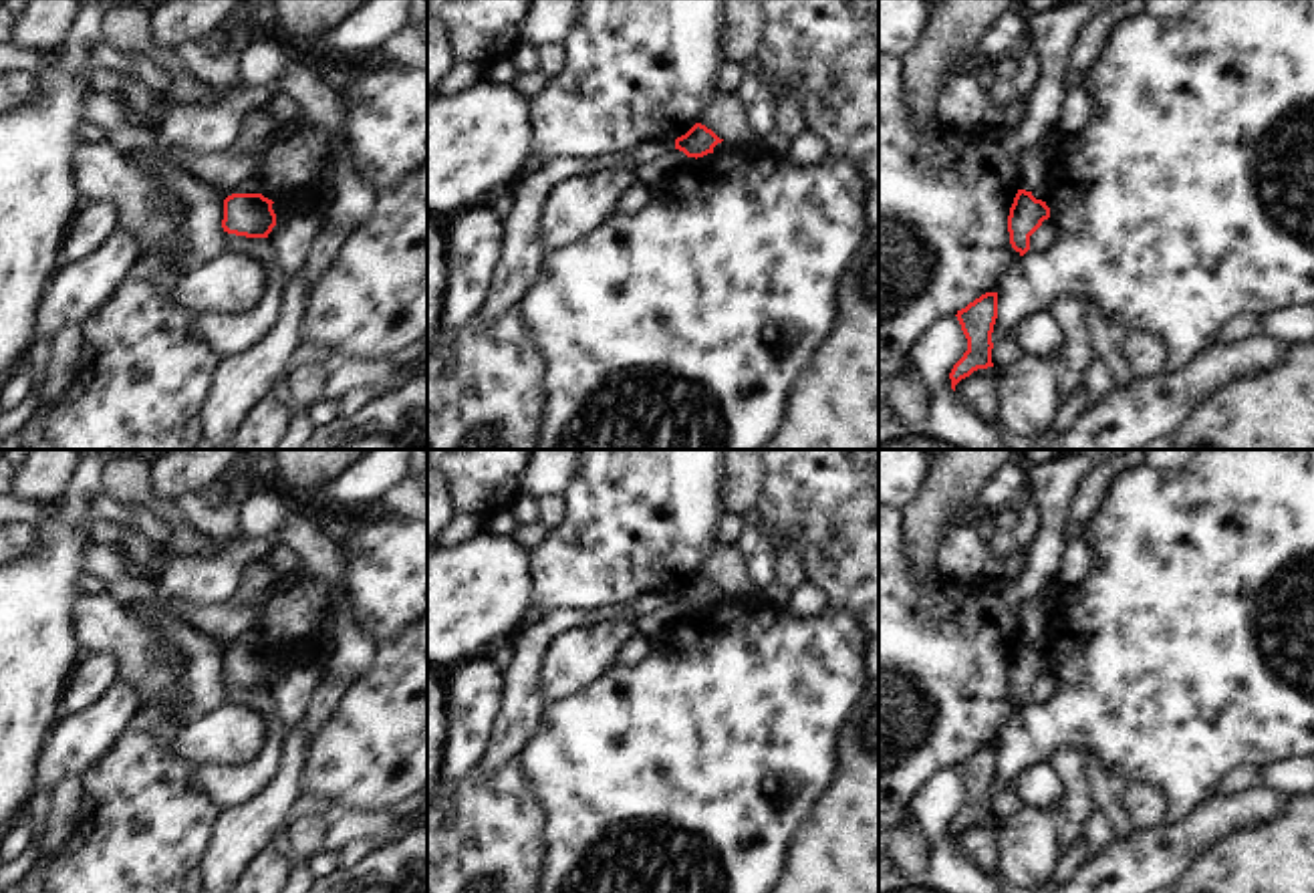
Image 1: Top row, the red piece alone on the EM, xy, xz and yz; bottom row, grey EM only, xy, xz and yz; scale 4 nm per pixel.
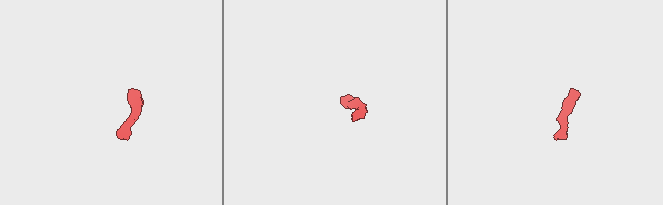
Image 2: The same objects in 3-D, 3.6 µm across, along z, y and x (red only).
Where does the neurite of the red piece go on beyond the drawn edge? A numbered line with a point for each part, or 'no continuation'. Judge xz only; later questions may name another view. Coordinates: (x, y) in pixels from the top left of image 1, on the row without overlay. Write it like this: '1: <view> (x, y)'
no continuation

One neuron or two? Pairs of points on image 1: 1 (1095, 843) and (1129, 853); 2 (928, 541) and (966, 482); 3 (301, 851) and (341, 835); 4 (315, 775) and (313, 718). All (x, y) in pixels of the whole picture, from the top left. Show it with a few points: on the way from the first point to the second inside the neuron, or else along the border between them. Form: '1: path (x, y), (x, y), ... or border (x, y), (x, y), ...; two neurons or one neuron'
1: border (1115, 835), (1073, 871); two neurons
2: path (928, 527), (928, 521), (952, 496); one neuron
3: border (329, 819), (329, 827), (313, 853); two neurons
4: border (341, 696), (323, 726), (309, 740); two neurons

